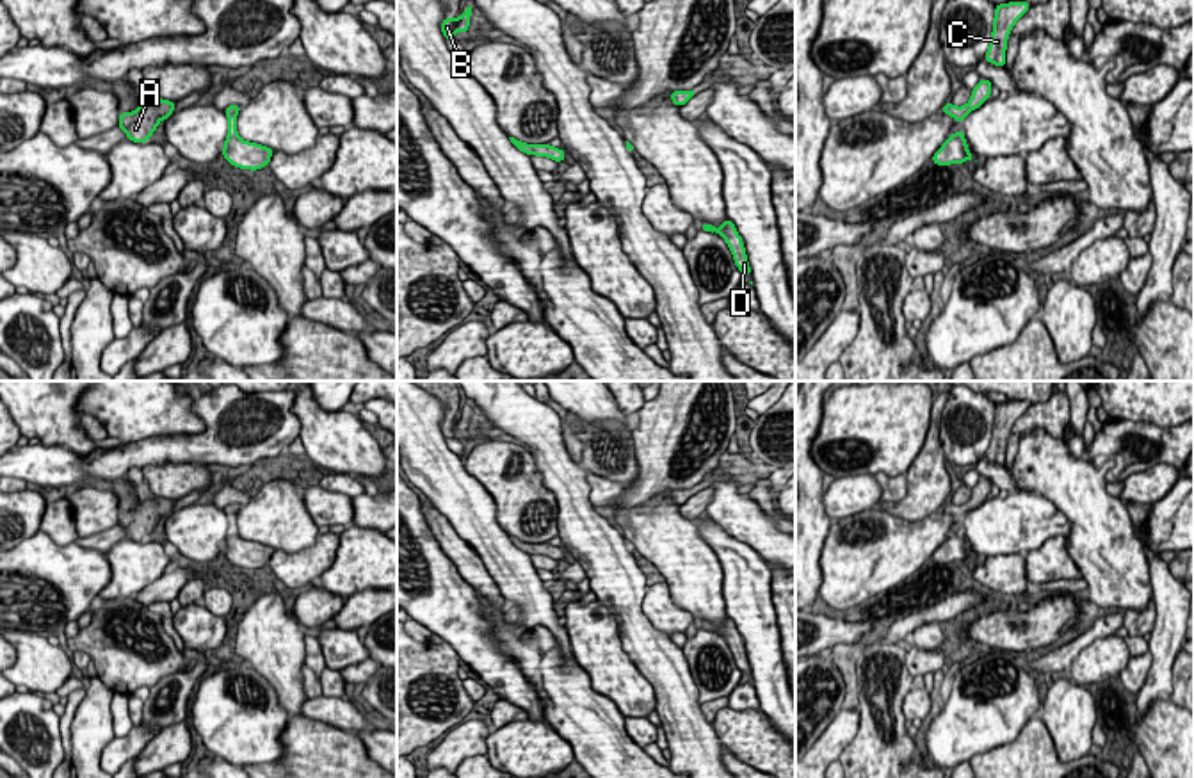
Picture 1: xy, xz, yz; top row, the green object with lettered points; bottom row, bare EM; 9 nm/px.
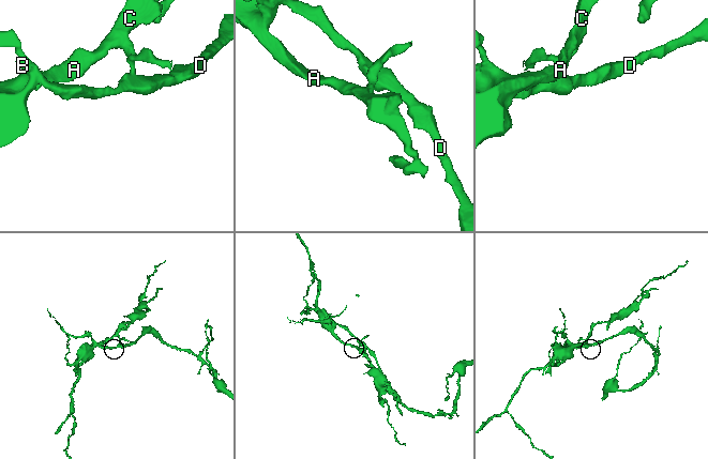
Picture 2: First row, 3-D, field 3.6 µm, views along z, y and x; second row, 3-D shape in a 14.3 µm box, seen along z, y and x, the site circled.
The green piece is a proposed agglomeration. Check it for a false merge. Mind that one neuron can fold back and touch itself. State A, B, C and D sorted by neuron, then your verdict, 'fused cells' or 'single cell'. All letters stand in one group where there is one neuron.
A B C D; single cell

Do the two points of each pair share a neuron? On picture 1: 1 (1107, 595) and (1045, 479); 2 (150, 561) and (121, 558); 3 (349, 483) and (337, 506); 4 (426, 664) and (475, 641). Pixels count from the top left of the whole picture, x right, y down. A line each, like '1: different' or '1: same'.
1: same
2: same
3: different
4: different

